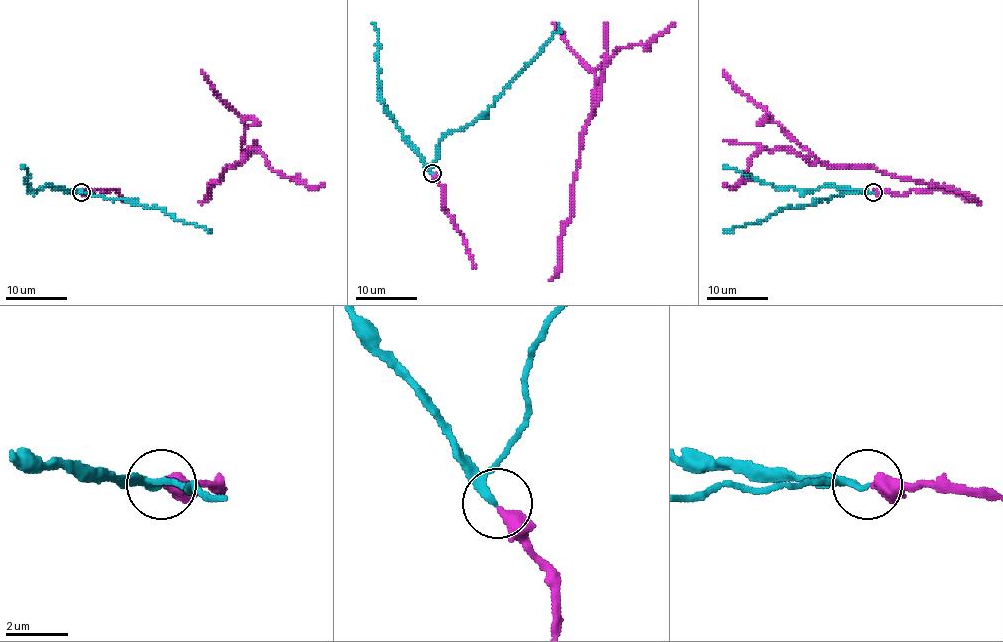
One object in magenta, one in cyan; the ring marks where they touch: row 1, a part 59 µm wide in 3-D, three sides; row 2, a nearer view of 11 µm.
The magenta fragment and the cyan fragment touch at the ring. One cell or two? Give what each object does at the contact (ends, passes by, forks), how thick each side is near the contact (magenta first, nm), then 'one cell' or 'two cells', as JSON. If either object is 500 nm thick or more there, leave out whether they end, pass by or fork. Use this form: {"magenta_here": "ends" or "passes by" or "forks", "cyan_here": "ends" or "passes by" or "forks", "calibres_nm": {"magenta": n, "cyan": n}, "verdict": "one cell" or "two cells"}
{"magenta_here": "ends", "cyan_here": "passes by", "calibres_nm": {"magenta": 440, "cyan": 140}, "verdict": "one cell"}

